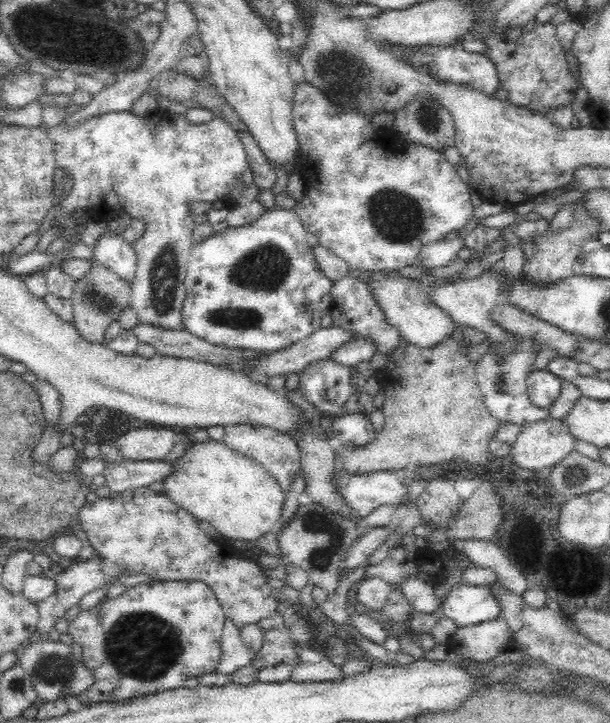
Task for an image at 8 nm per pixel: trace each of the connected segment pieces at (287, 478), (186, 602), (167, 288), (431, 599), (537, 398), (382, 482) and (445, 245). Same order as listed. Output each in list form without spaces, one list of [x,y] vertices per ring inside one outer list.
[[[233,424],[225,427],[224,436],[220,440],[232,450],[248,456],[261,464],[268,474],[272,475],[282,492],[289,492],[292,481],[301,468],[301,456],[297,440],[292,435],[265,426],[252,426],[249,424]]]
[[[192,580],[152,581],[148,584],[140,584],[140,586],[134,586],[134,588],[130,588],[130,590],[126,589],[124,593],[116,598],[102,601],[87,610],[81,610],[72,621],[68,622],[66,629],[67,634],[72,637],[73,642],[82,647],[81,660],[86,665],[86,668],[92,671],[95,678],[95,683],[87,691],[79,694],[80,702],[83,702],[84,705],[88,705],[89,703],[97,702],[123,701],[157,692],[171,691],[172,689],[182,687],[182,683],[187,678],[212,673],[212,670],[218,666],[221,660],[221,636],[223,635],[226,619],[227,616],[223,611],[220,601],[216,598],[214,591],[212,591],[212,588],[209,588],[204,582]]]
[[[155,110],[152,114],[148,114],[148,118],[140,118],[134,115],[132,111],[109,112],[91,119],[83,120],[75,125],[57,125],[49,128],[49,136],[51,142],[55,145],[55,156],[57,167],[62,167],[73,180],[72,187],[68,194],[61,202],[61,208],[66,213],[75,212],[77,209],[84,211],[98,210],[122,210],[126,214],[130,214],[130,218],[136,221],[144,221],[144,232],[133,246],[137,256],[137,267],[135,279],[131,282],[131,299],[130,305],[137,313],[137,322],[143,325],[154,325],[160,328],[171,328],[172,330],[180,330],[182,328],[182,319],[180,318],[183,310],[185,291],[185,279],[187,278],[186,266],[190,260],[191,250],[193,247],[192,231],[197,225],[198,219],[191,213],[191,204],[198,202],[214,203],[218,199],[226,199],[229,192],[240,182],[243,173],[249,168],[247,161],[247,153],[244,150],[244,145],[238,137],[237,130],[232,128],[224,119],[214,117],[212,120],[202,124],[192,124],[186,120],[183,114],[172,114],[166,110]]]
[[[419,564],[419,570],[412,577],[405,579],[399,585],[399,590],[404,595],[404,599],[408,600],[412,606],[412,610],[432,614],[434,610],[438,609],[438,599],[432,586],[420,579],[421,570],[422,567]]]
[[[534,370],[526,376],[525,390],[533,405],[547,409],[556,400],[560,386],[563,383],[560,377],[547,370]]]
[[[336,469],[334,477],[337,489],[342,493],[344,501],[358,522],[364,522],[374,510],[382,506],[408,508],[408,486],[401,481],[396,472],[378,471],[348,475]]]
[[[458,236],[442,238],[422,247],[416,263],[420,264],[424,270],[446,266],[457,258],[456,253],[462,247],[464,247],[464,241]]]

